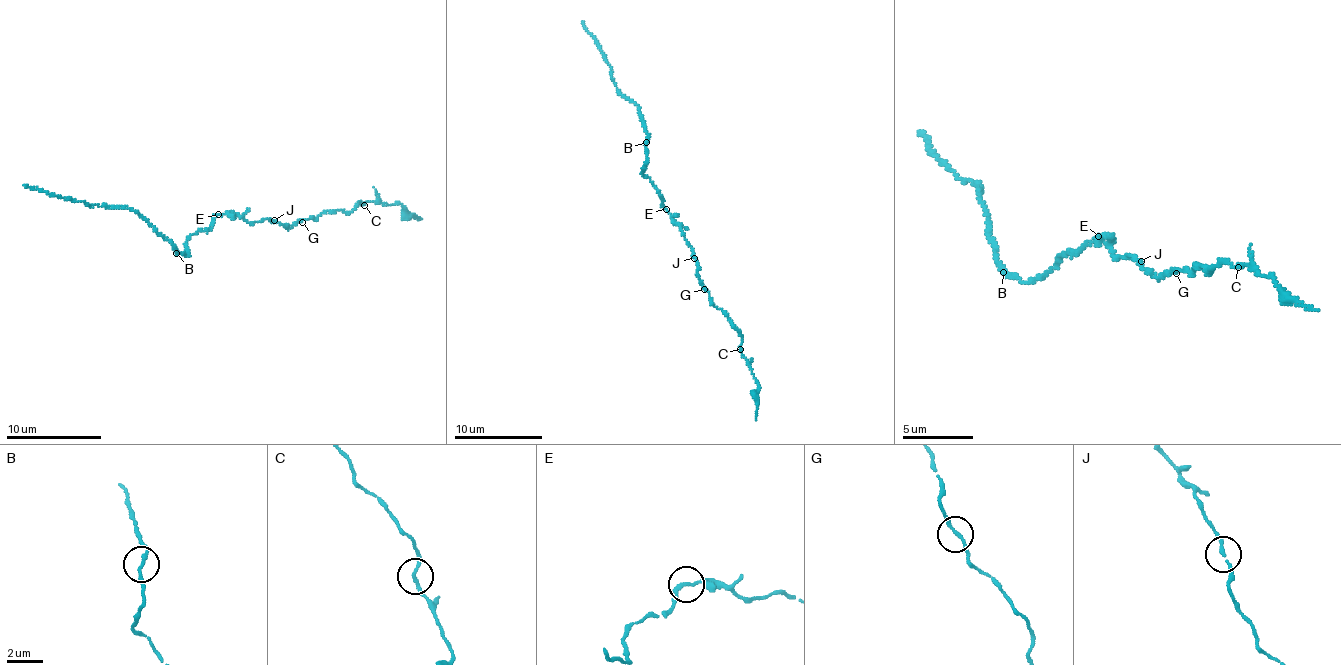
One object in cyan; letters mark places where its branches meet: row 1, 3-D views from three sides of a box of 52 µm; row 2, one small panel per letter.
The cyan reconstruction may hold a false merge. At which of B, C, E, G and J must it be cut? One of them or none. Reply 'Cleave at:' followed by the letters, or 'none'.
Cleave at: none

